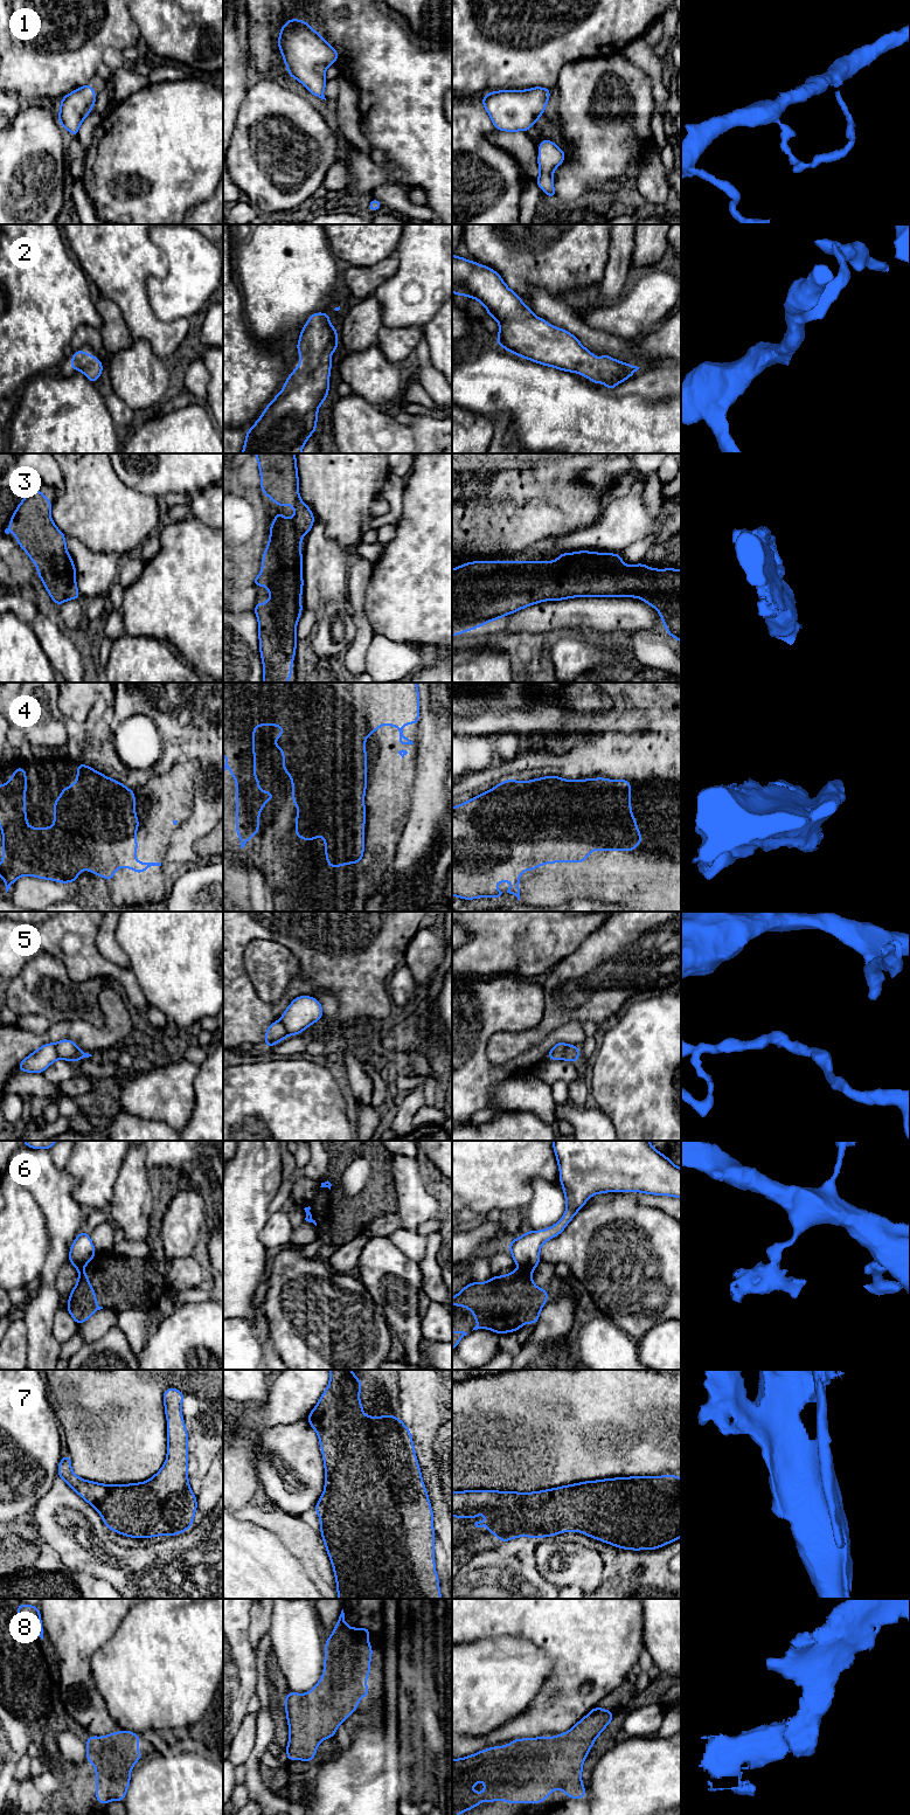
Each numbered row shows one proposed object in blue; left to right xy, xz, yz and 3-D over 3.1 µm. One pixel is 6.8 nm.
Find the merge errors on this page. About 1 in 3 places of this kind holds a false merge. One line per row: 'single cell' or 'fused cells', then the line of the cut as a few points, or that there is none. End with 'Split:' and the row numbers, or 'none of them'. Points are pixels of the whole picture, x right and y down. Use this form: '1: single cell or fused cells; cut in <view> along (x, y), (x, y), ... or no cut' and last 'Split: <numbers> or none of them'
1: single cell; no cut
2: single cell; no cut
3: single cell; no cut
4: single cell; no cut
5: fused cells; cut in xy along (54, 1044), (58, 1058)
6: fused cells; cut in yz along (526, 1268), (529, 1272)
7: single cell; no cut
8: single cell; no cut
Split: 5, 6

